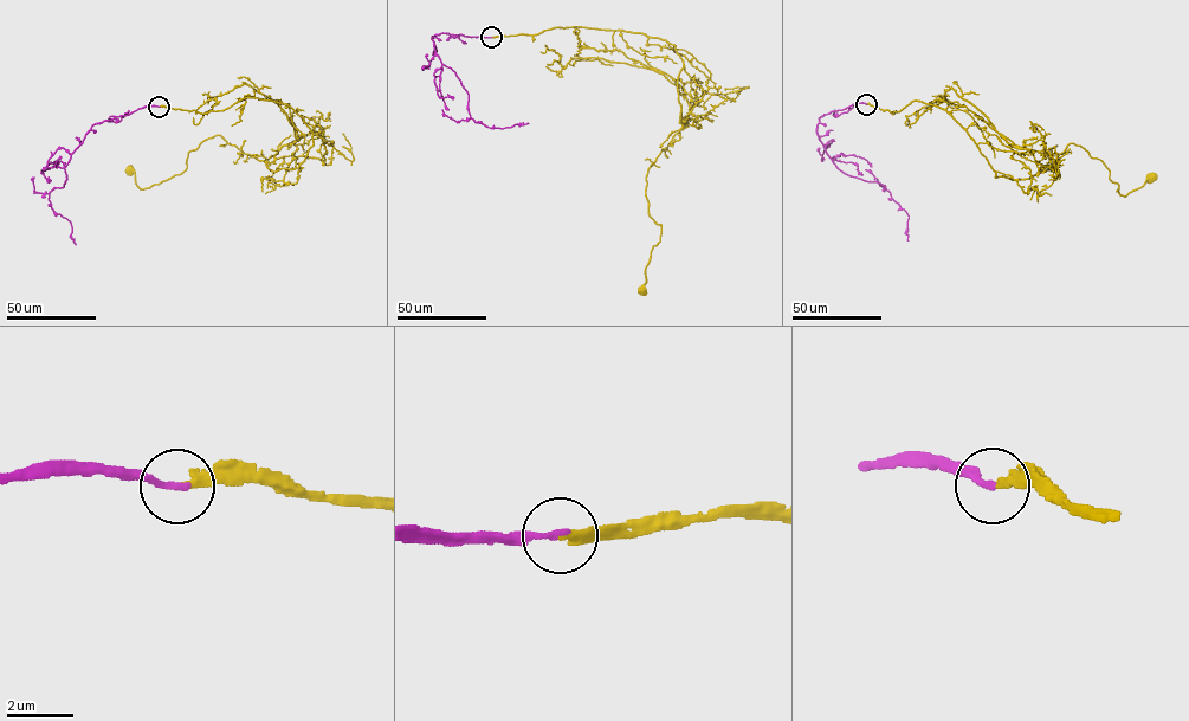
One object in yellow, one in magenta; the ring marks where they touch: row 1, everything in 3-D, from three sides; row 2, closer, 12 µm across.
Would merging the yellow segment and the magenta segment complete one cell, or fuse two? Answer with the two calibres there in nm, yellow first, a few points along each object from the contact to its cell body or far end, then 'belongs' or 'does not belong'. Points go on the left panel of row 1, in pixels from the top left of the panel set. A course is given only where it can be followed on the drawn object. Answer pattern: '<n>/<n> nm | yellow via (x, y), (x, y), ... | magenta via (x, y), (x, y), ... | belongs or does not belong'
240/200 nm | yellow via (159, 107), (286, 103), (314, 143), (292, 169), (271, 172), (215, 135), (159, 184), (139, 187), (129, 169) | magenta via (159, 107), (96, 123), (71, 154), (63, 187), (53, 188), (49, 198), (57, 214), (70, 223), (76, 245) | belongs

